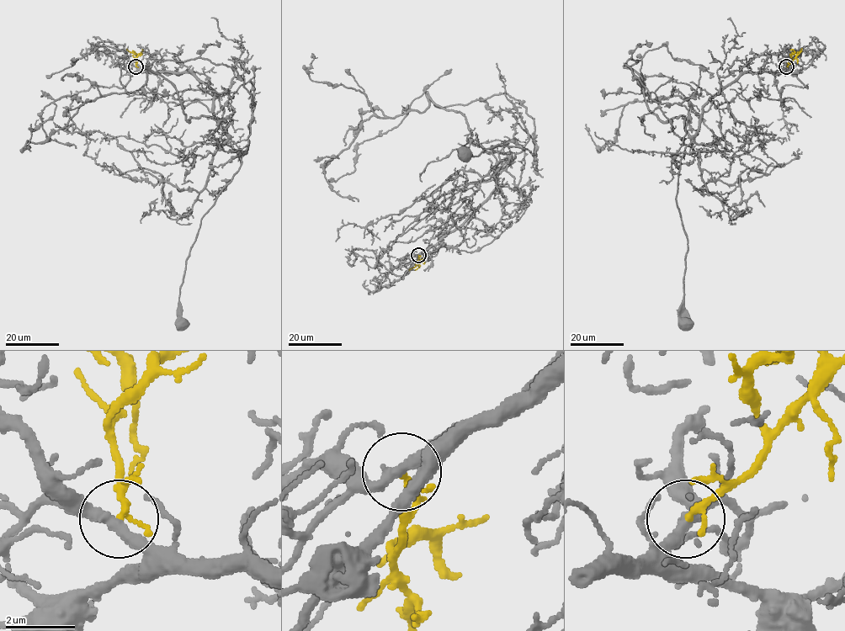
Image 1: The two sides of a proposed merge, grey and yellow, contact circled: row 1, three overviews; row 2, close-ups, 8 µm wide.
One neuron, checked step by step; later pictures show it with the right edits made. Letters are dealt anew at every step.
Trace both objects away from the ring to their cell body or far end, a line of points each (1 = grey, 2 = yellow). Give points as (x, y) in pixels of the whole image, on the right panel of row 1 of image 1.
1: (786, 66), (743, 72), (718, 92), (703, 108), (699, 129), (686, 147), (676, 200), (687, 241), (687, 325)
2: (786, 66), (802, 48)

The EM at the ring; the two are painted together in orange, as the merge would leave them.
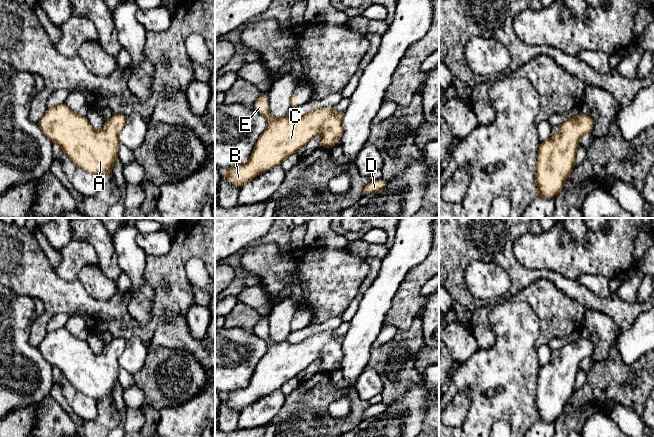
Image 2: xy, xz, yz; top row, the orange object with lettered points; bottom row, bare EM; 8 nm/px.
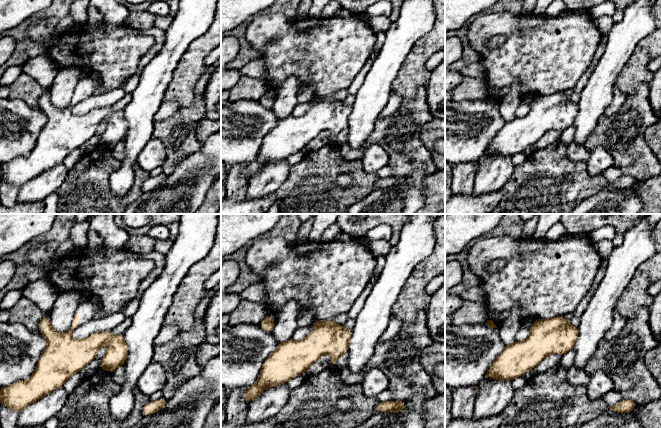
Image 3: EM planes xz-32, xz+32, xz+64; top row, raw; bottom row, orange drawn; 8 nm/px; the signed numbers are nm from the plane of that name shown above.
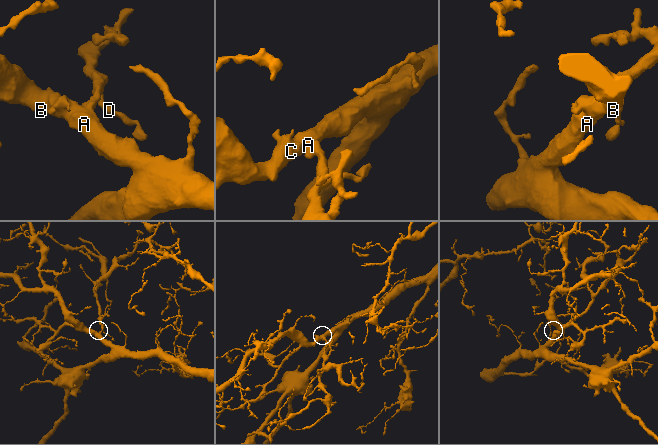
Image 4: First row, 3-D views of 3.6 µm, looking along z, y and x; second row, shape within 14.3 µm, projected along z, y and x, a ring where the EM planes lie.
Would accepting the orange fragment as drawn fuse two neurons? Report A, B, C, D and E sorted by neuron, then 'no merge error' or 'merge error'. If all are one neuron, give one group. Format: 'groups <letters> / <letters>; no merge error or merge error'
groups A B C D E; no merge error

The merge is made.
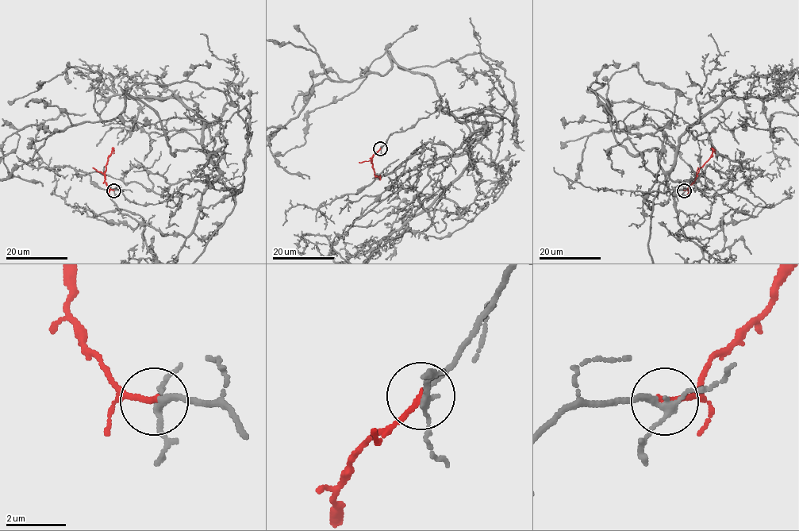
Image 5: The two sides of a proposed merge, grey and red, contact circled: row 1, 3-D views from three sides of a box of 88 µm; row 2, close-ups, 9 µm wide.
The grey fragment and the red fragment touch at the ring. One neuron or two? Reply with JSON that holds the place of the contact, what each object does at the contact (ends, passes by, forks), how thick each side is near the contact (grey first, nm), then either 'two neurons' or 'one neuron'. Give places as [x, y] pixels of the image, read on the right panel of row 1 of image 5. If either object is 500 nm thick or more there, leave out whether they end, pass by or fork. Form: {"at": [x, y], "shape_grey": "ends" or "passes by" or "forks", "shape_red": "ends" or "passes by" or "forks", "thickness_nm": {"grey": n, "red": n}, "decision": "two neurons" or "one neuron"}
{"at": [684, 190], "shape_grey": "forks", "shape_red": "ends", "thickness_nm": {"grey": 180, "red": 180}, "decision": "one neuron"}

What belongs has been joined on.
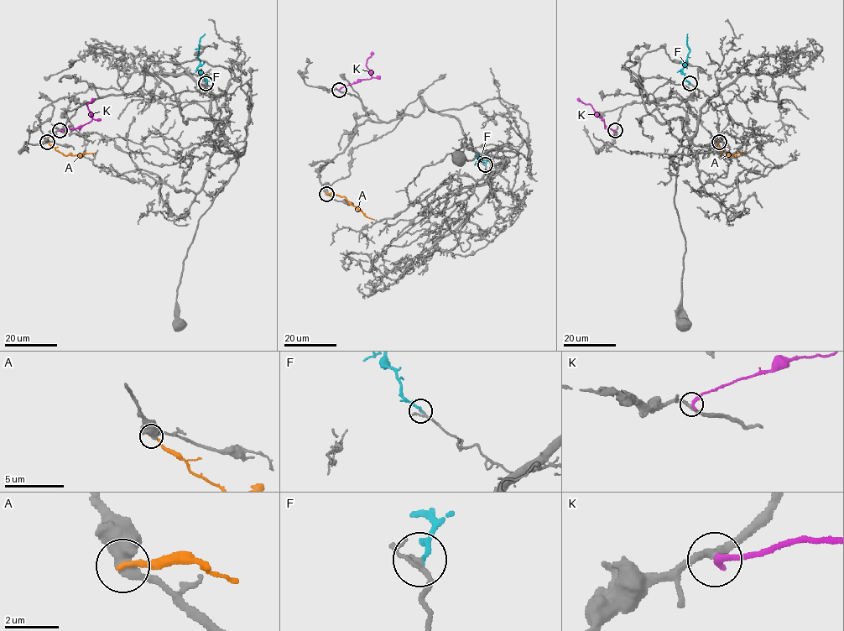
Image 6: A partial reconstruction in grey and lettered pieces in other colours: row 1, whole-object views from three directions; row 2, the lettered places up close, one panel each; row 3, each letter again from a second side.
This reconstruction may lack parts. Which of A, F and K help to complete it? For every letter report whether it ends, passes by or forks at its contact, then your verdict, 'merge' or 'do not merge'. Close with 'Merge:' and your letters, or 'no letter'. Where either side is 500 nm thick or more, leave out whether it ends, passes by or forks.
A: do not merge
F: it ends | merge
K: it ends | do not merge
Merge: F

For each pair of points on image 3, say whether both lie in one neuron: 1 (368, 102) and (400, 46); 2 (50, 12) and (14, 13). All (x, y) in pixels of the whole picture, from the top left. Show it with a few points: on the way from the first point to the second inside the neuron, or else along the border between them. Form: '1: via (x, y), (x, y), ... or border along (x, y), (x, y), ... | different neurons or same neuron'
1: via (376, 88), (384, 67), (389, 60) | same neuron
2: border along (43, 10), (33, 14), (17, 25) | different neurons

